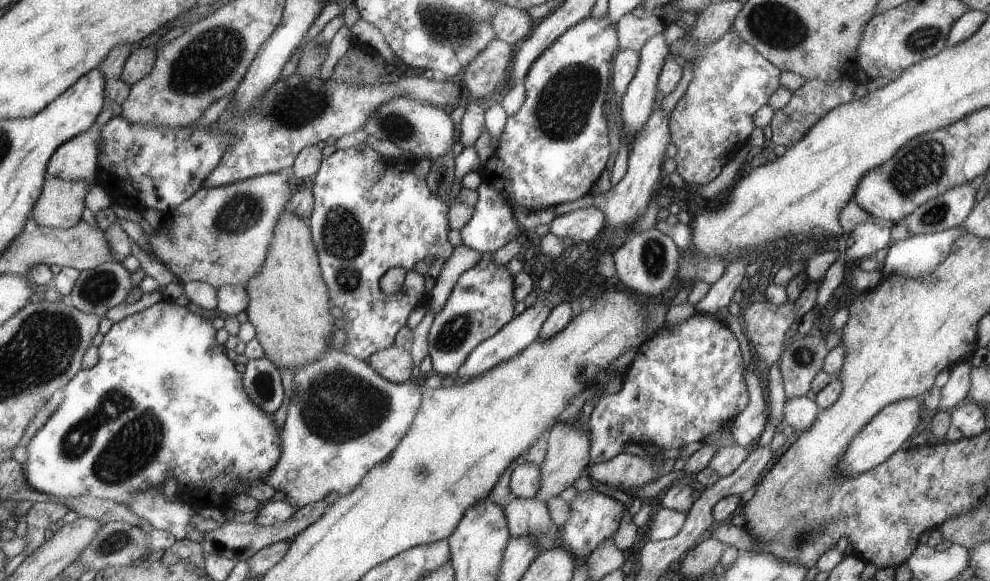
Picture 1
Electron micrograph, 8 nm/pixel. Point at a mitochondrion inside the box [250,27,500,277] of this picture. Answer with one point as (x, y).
(298, 105)

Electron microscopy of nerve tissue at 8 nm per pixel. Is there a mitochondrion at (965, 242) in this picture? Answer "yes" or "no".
no

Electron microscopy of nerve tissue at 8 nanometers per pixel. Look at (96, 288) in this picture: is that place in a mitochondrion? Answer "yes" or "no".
yes

